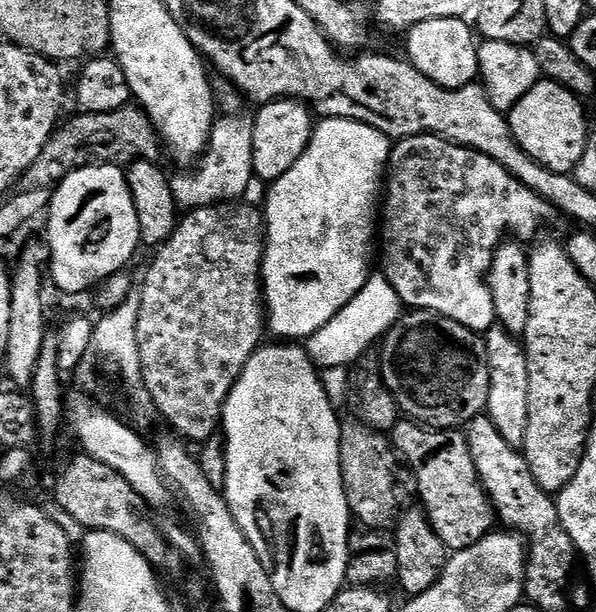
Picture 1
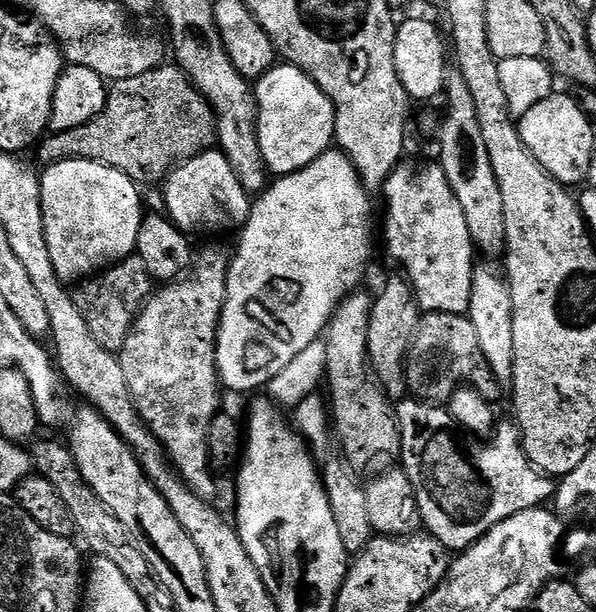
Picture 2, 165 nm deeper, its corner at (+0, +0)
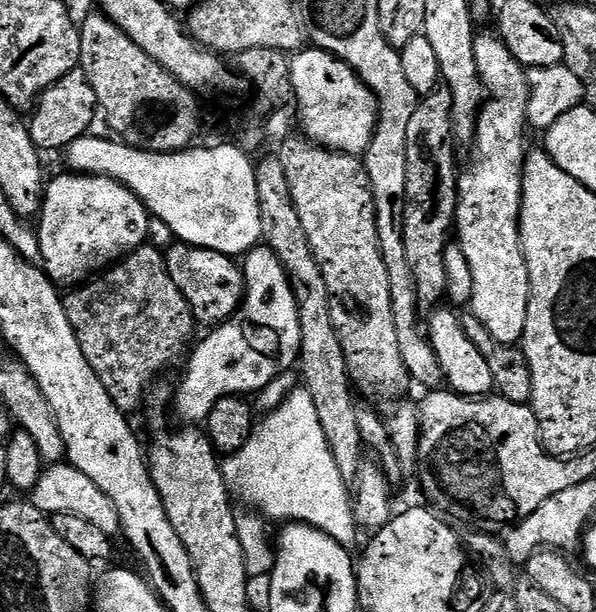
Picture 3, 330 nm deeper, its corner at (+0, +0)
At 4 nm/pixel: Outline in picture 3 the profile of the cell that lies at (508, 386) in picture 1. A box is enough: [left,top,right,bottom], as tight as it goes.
[454,34,530,345]

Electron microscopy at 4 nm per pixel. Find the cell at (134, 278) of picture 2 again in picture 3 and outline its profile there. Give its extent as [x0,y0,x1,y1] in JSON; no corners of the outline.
[63,246,193,414]

